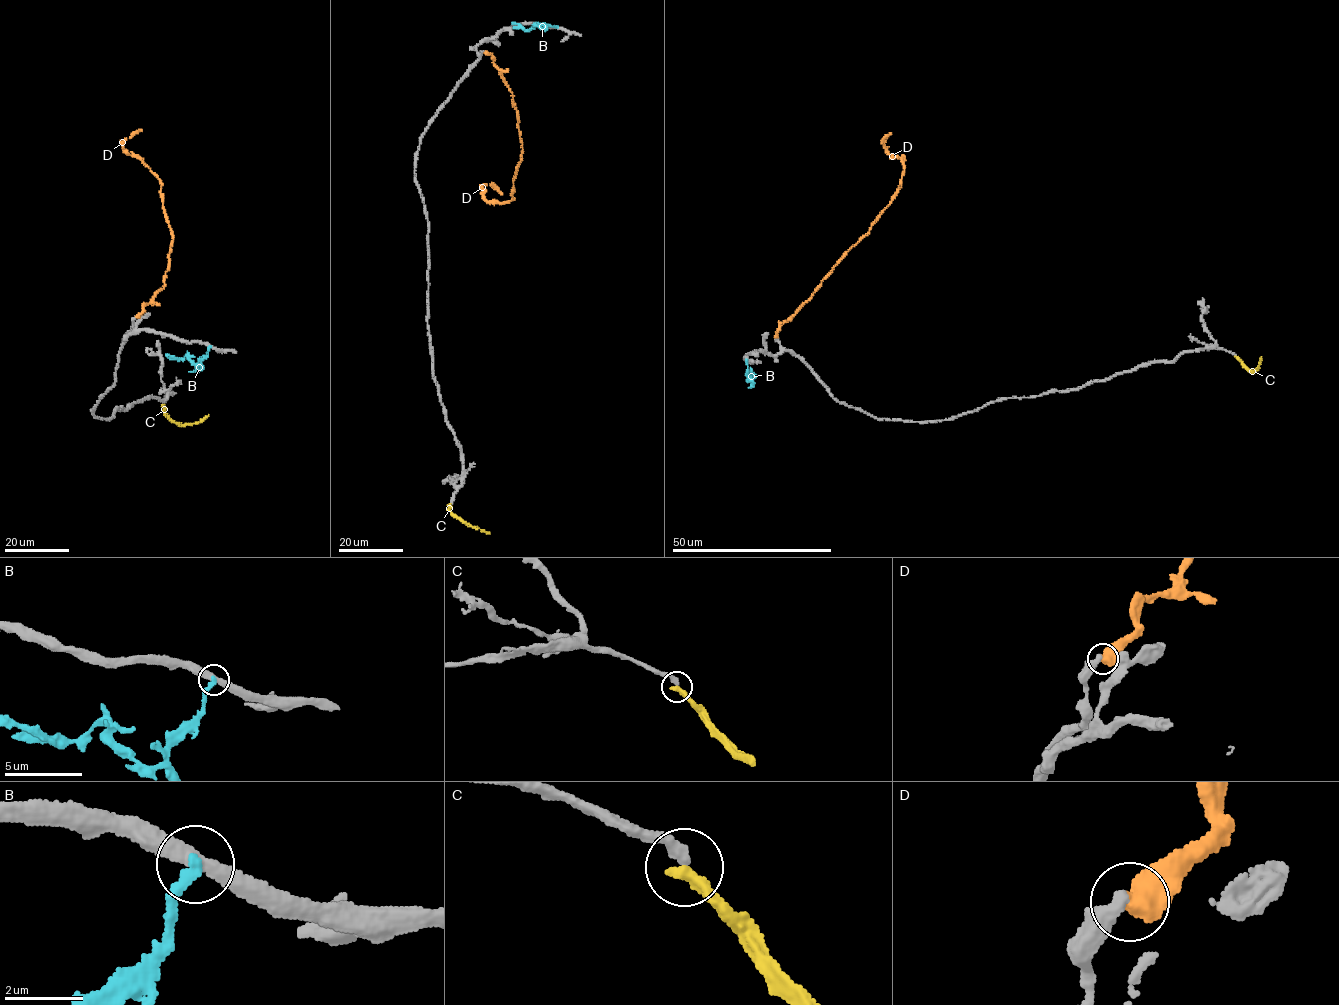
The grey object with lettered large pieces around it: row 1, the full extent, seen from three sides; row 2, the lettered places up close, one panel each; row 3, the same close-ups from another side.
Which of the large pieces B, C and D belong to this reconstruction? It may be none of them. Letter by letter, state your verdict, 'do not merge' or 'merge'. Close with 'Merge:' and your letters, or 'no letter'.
B: do not merge
C: do not merge
D: merge
Merge: D

